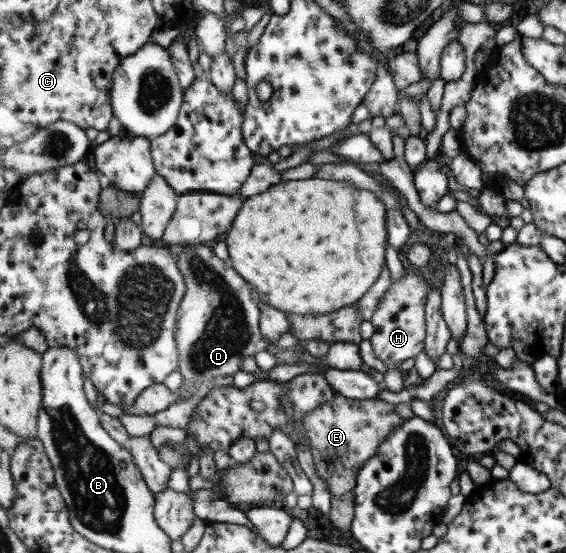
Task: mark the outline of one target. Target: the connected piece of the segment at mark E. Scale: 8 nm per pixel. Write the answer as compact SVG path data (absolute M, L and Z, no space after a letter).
M336 392L333 400L305 415L304 427L313 446L318 473L327 481L332 495L353 492L358 485L358 472L378 453L379 446L387 442L389 434L406 423L395 412L394 406L379 398L361 401Z

